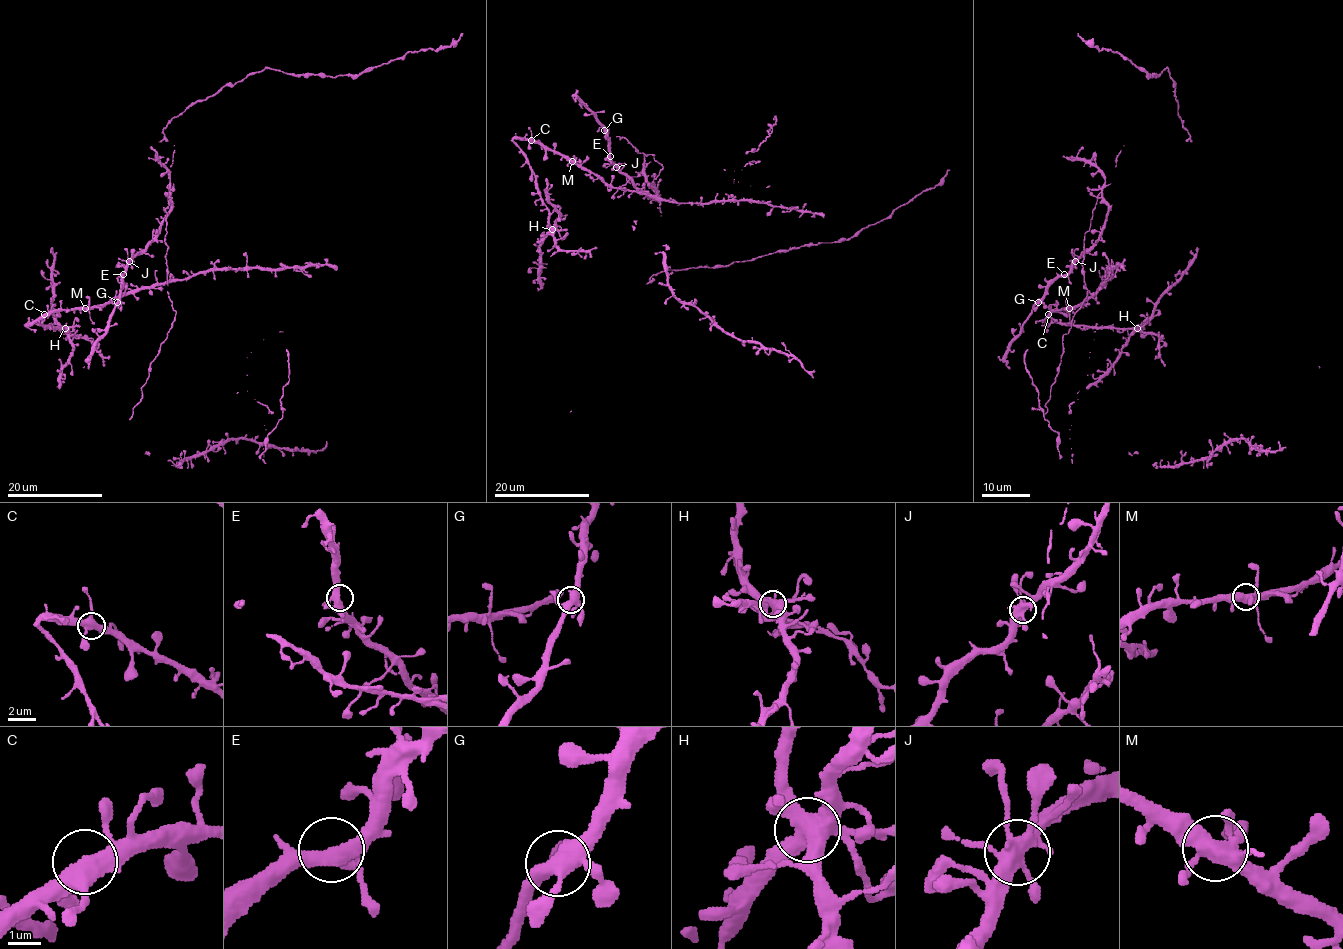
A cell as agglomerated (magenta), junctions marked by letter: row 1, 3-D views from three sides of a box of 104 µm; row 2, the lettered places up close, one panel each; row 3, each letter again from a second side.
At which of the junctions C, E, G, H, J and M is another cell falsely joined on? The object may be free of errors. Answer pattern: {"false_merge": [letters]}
{"false_merge": []}

